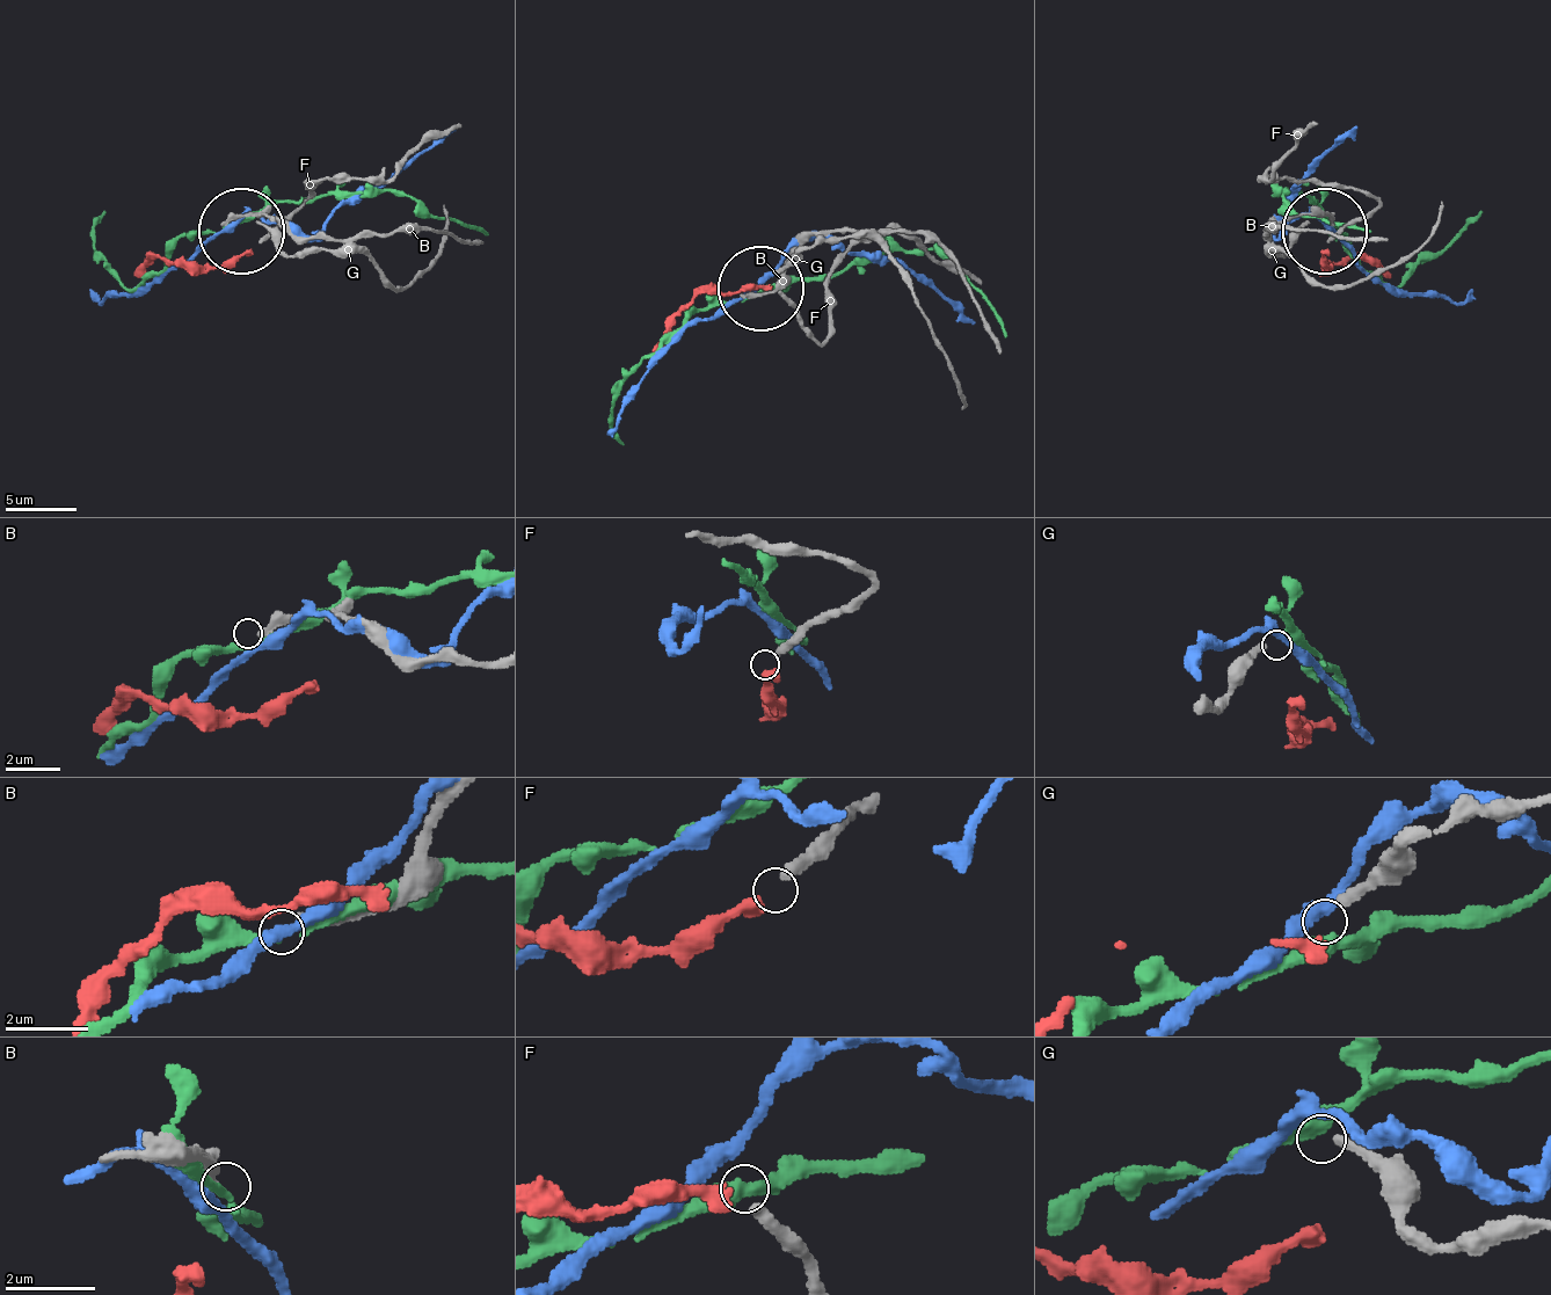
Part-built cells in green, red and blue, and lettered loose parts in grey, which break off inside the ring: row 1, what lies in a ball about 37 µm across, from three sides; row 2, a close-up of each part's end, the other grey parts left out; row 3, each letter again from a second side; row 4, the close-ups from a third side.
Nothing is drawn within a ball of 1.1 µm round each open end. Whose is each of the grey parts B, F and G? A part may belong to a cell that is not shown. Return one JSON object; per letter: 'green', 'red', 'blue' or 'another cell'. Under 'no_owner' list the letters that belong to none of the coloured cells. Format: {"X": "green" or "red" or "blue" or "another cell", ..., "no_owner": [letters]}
{"B": "another cell", "F": "another cell", "G": "another cell", "no_owner": ["B", "F", "G"]}

